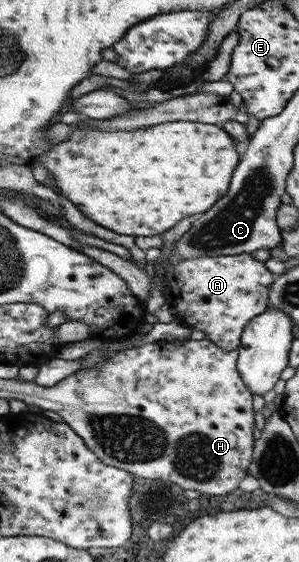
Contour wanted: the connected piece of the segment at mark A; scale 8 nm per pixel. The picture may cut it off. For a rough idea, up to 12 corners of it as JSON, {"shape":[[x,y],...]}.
{"shape":[[252,254],[177,262],[164,276],[179,323],[239,350],[269,307]]}

